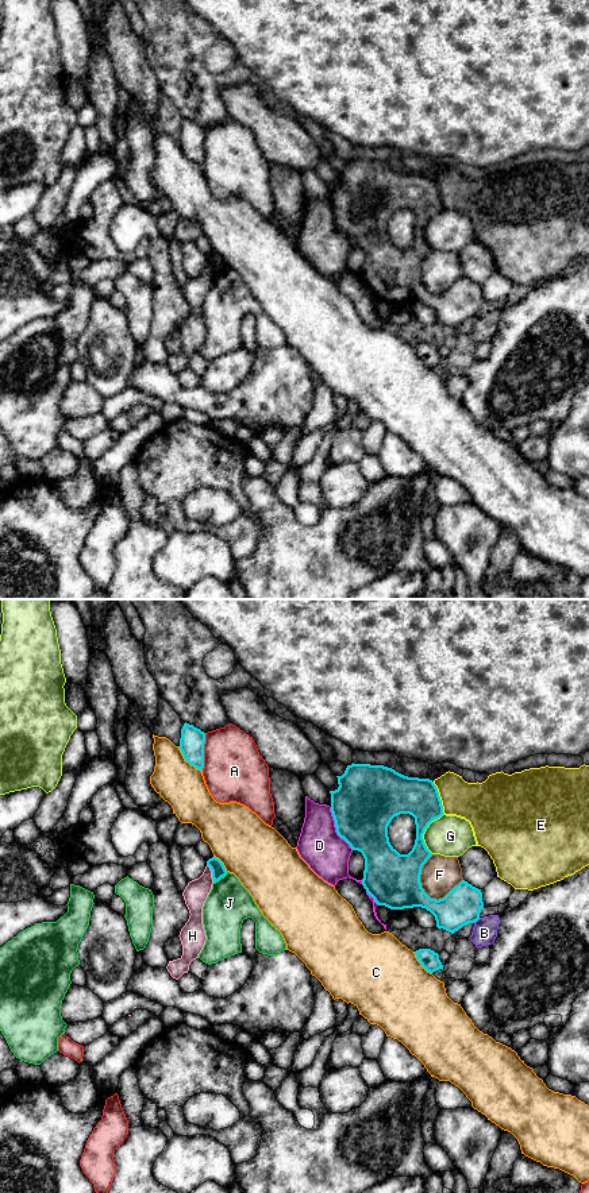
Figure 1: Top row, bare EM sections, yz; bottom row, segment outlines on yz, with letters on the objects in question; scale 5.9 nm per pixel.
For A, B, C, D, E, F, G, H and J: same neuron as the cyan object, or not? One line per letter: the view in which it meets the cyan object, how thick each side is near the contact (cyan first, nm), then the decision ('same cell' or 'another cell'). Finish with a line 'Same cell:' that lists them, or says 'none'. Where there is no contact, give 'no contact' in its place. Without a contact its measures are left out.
A: meets cyan in yz; 150 nm thick on the cyan side, 360 nm on the other; another cell
B: meets cyan in yz; 220 nm thick on the cyan side, 150 nm on the other; another cell
C: meets cyan in yz; 150 nm thick on the cyan side, 260 nm on the other; another cell
D: meets cyan in yz; 380 nm thick on the cyan side, 260 nm on the other; another cell
E: meets cyan in yz; 240 nm thick on the cyan side, 260 nm on the other; another cell
F: meets cyan in yz; 280 nm thick on the cyan side, 220 nm on the other; another cell
G: meets cyan in yz; 220 nm thick on the cyan side, 260 nm on the other; another cell
H: meets cyan in yz; 80 nm thick on the cyan side, 140 nm on the other; another cell
J: meets cyan in yz; 80 nm thick on the cyan side, 260 nm on the other; another cell
Same cell: none

